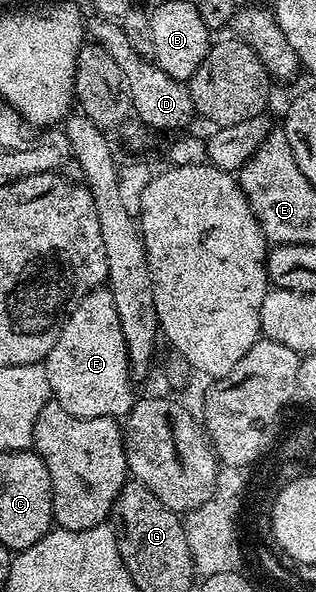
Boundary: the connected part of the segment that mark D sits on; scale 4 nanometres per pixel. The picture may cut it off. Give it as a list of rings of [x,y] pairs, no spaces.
[[[97,19],[94,25],[92,22],[91,37],[96,44],[108,51],[115,59],[115,63],[119,63],[119,69],[123,71],[129,84],[133,113],[144,126],[151,129],[152,127],[155,129],[181,129],[184,125],[195,121],[195,110],[188,84],[167,75],[167,71],[163,71],[152,60],[139,56],[131,39],[125,34],[124,28],[116,20]]]

